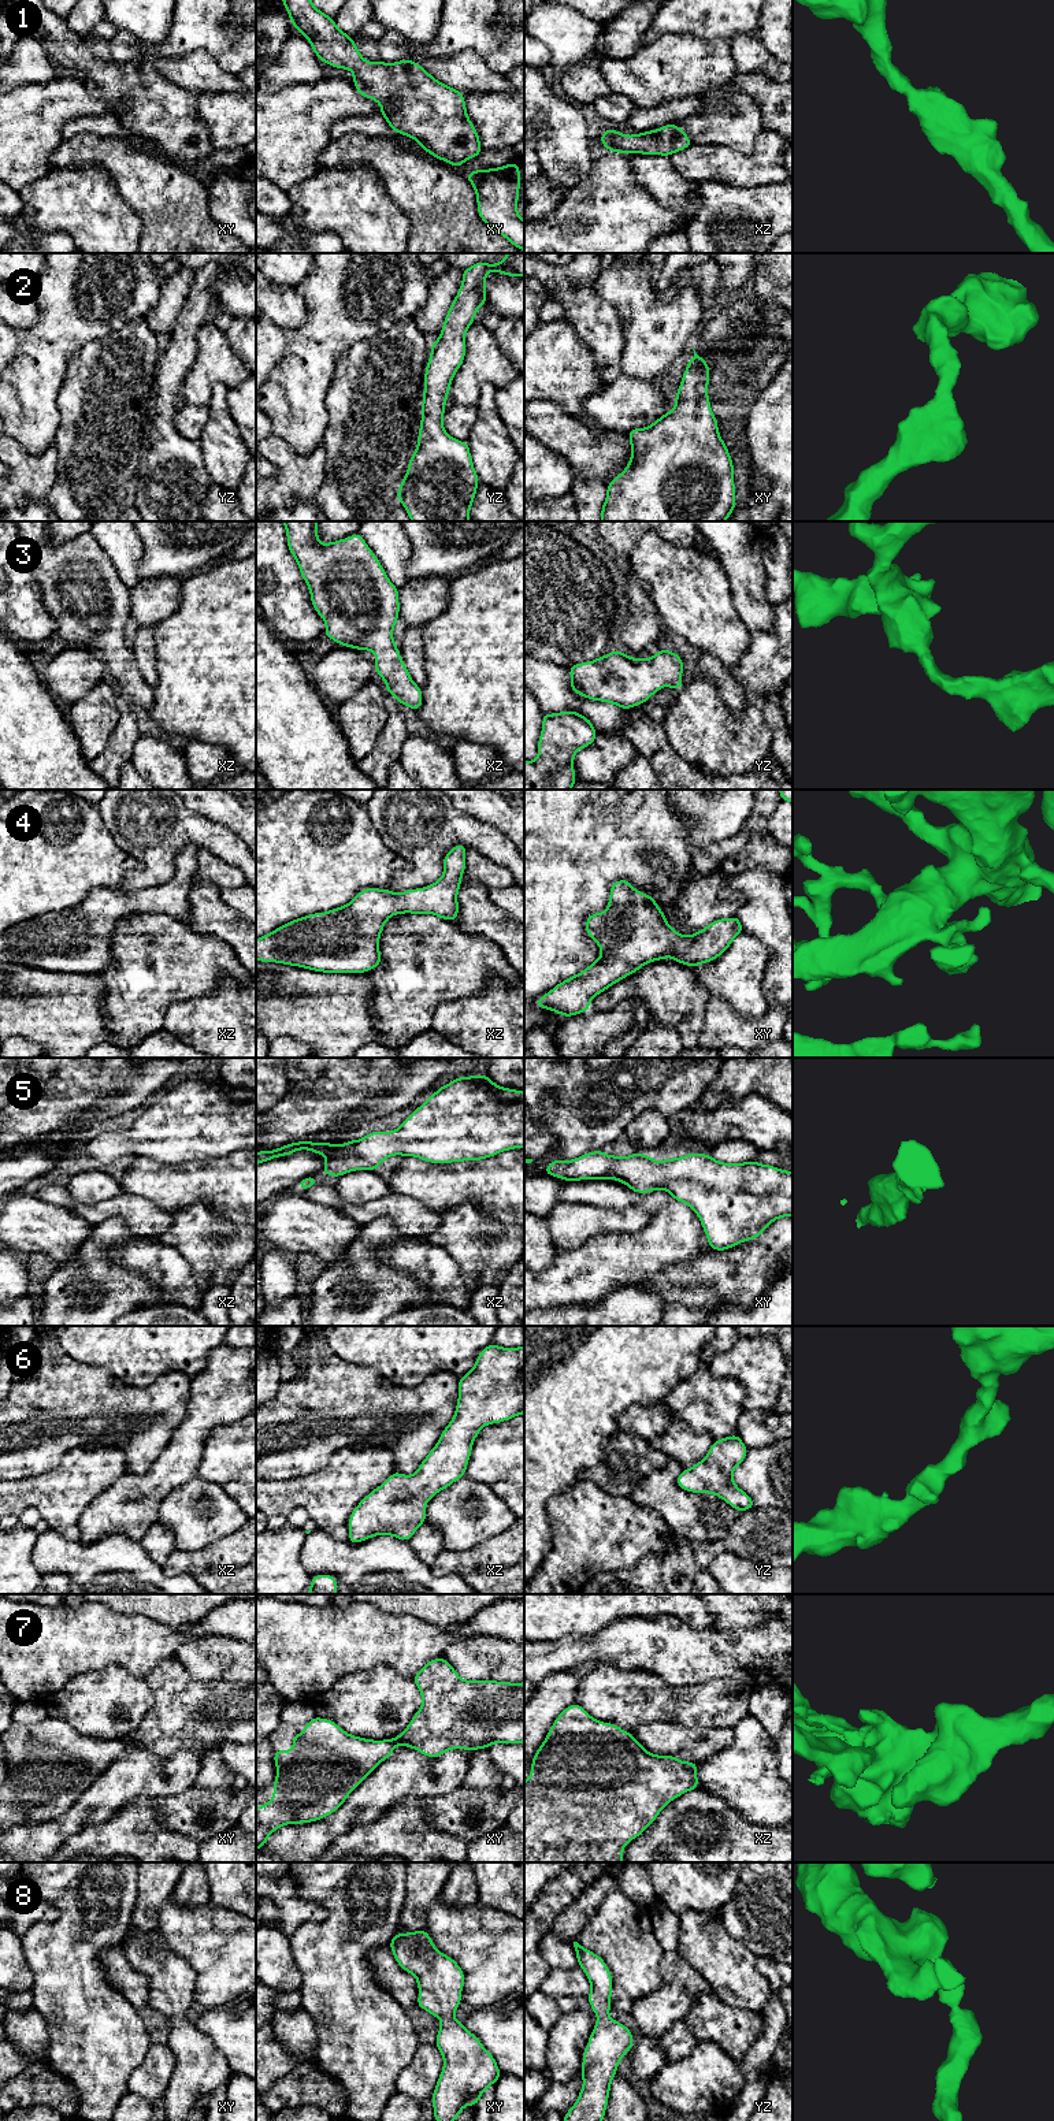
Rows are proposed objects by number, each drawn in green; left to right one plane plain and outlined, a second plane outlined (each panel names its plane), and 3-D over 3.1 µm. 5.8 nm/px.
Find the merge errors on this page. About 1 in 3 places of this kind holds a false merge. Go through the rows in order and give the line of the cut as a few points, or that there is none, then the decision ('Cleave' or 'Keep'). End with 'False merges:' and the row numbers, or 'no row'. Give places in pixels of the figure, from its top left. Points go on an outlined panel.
1: No split. Keep
2: No split. Keep
3: No split. Keep
4: No split. Keep
5: No split. Keep
6: No split. Keep
7: No split. Keep
8: No split. Keep
False merges: no row

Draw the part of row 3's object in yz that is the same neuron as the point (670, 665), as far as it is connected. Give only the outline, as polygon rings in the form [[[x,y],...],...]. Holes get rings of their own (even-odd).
[[[616,649],[568,669],[574,692],[621,709],[645,703],[664,686],[675,690],[683,686],[683,661],[668,649],[656,651],[653,658],[631,658]]]

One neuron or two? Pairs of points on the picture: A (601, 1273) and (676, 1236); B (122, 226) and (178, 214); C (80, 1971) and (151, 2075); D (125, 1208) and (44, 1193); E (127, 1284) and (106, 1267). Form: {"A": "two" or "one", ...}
{"A": "one", "B": "two", "C": "two", "D": "one", "E": "one"}

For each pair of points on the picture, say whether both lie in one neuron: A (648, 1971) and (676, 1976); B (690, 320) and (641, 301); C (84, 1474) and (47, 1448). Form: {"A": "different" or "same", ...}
{"A": "different", "B": "same", "C": "different"}

